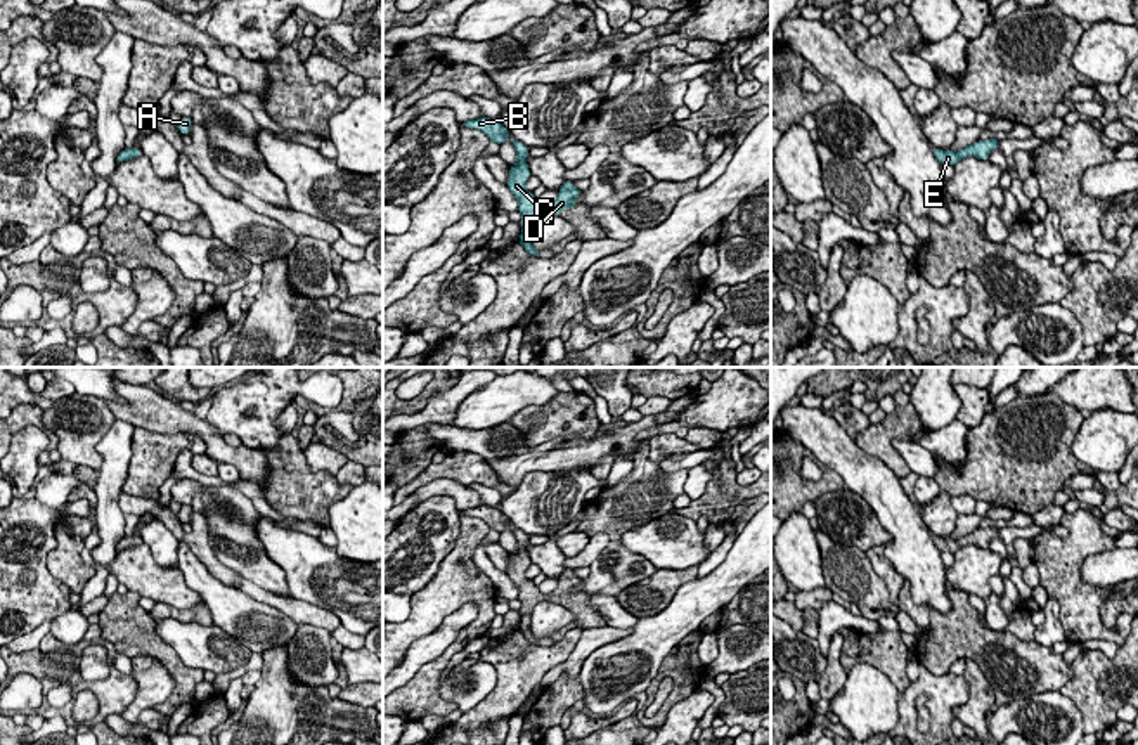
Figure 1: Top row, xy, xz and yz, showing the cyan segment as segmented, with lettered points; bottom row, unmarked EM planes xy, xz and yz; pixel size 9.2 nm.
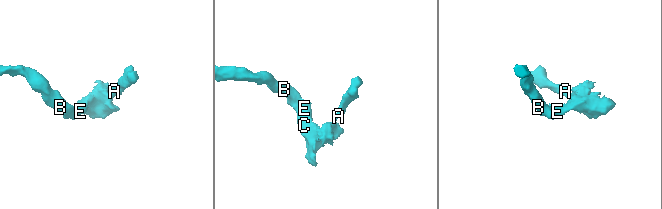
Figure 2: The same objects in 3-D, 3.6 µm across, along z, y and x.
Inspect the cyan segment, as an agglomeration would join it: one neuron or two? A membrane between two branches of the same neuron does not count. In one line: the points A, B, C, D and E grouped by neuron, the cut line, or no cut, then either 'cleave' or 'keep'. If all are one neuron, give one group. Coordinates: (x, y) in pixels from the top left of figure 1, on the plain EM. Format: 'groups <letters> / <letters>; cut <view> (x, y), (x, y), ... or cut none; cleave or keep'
groups A B C D E; cut none; keep

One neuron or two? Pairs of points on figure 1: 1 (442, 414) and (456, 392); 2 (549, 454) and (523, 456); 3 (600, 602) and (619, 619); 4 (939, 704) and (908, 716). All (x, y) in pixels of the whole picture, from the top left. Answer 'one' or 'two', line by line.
1: one
2: one
3: one
4: one

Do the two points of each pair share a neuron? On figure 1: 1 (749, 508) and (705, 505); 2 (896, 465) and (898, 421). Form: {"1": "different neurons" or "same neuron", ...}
{"1": "different neurons", "2": "same neuron"}

